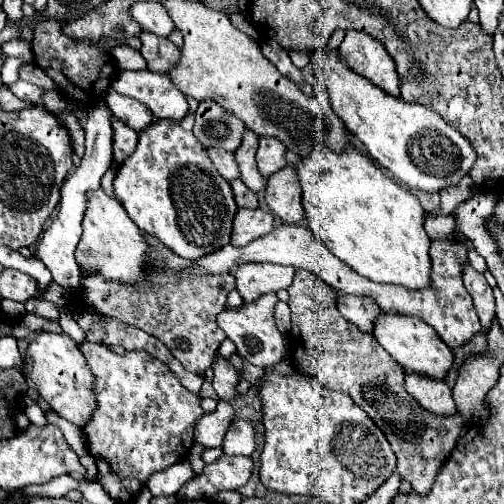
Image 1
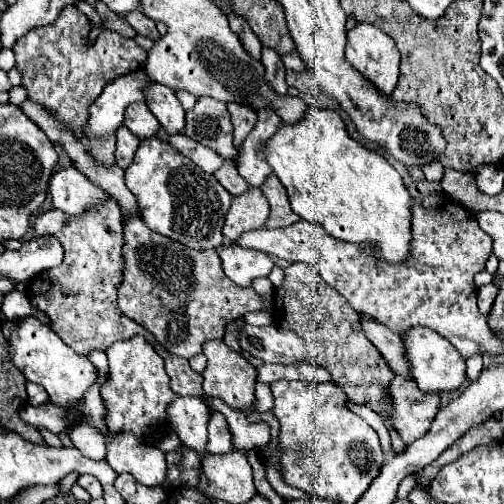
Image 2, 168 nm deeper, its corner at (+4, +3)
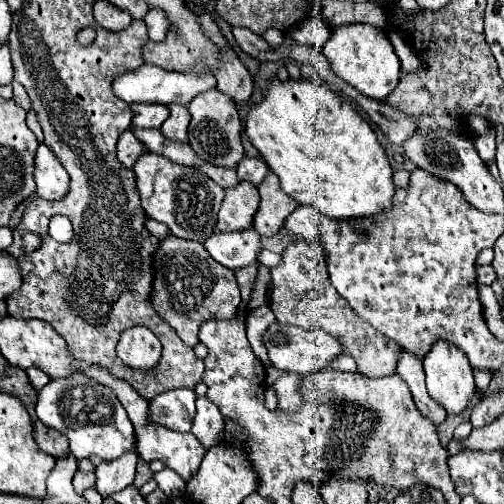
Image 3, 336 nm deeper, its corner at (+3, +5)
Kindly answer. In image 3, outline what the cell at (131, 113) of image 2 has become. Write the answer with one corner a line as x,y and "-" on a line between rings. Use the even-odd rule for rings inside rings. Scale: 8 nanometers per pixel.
134,103
130,105
134,119
132,125
146,127
146,129
160,129
162,123
168,119
170,111
162,103

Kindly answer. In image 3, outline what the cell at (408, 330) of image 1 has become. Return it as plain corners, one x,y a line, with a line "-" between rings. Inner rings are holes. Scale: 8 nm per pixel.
434,343
434,347
430,349
430,355
426,355
424,359
424,371
426,371
428,393
438,405
442,405
448,413
462,413
468,407
468,403
476,393
476,385
474,385
472,367
466,355
458,351
458,347
448,343

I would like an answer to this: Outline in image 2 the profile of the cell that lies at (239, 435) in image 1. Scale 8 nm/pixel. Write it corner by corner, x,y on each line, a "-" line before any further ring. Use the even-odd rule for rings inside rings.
215,411
215,413
211,413
211,421
209,421
207,451
209,453
229,453
231,449
233,449
233,441
231,441
229,425
227,425
225,417

